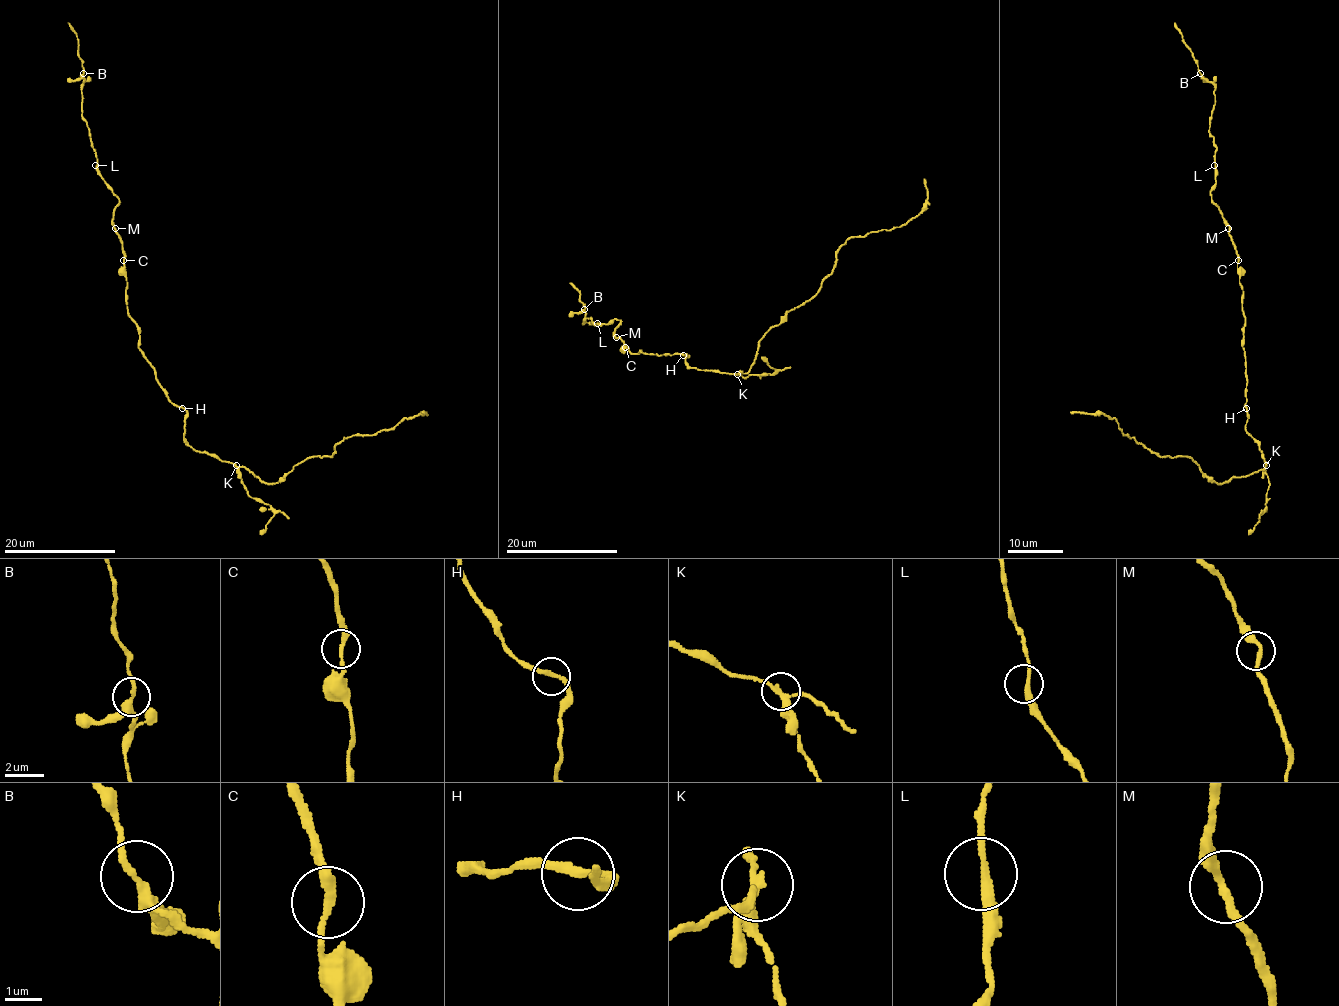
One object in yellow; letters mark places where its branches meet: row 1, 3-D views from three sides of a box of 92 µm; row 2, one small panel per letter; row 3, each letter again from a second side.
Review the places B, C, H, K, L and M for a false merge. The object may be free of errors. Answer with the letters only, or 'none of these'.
K

